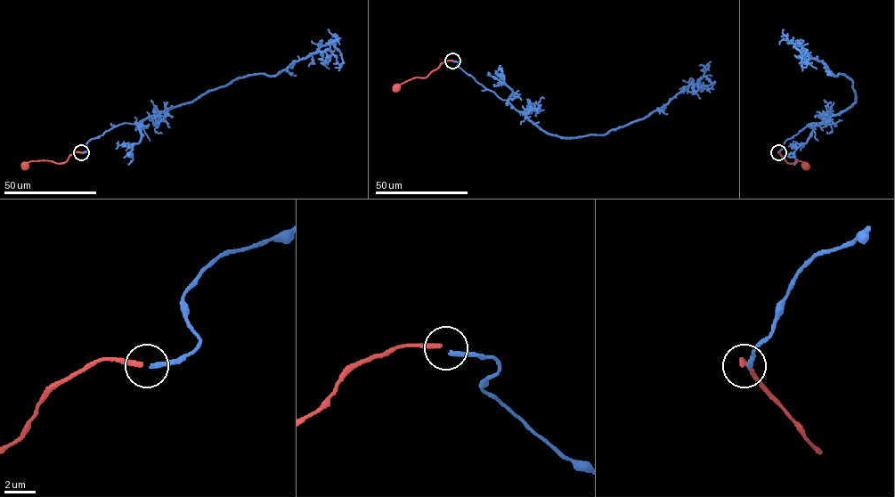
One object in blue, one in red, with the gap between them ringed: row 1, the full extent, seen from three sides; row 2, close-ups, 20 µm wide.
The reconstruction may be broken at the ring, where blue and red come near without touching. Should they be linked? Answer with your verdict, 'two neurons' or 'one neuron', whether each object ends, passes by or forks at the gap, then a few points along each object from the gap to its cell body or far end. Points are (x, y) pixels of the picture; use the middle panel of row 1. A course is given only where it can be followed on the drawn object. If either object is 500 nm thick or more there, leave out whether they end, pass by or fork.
one neuron; blue ends; red ends; course blue (453, 61), (543, 130), (565, 137), (604, 134), (647, 117), (703, 77), (713, 84), (706, 85); course red (452, 61), (443, 61), (426, 77), (414, 77), (394, 88)

